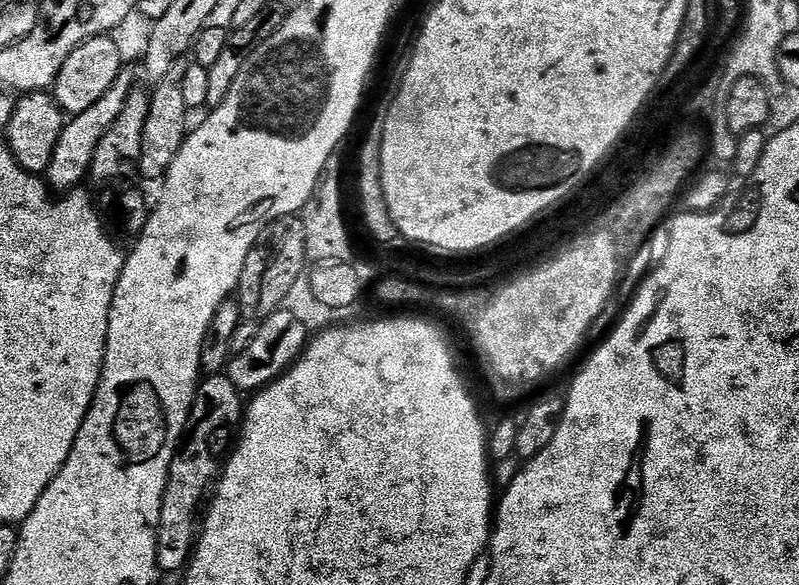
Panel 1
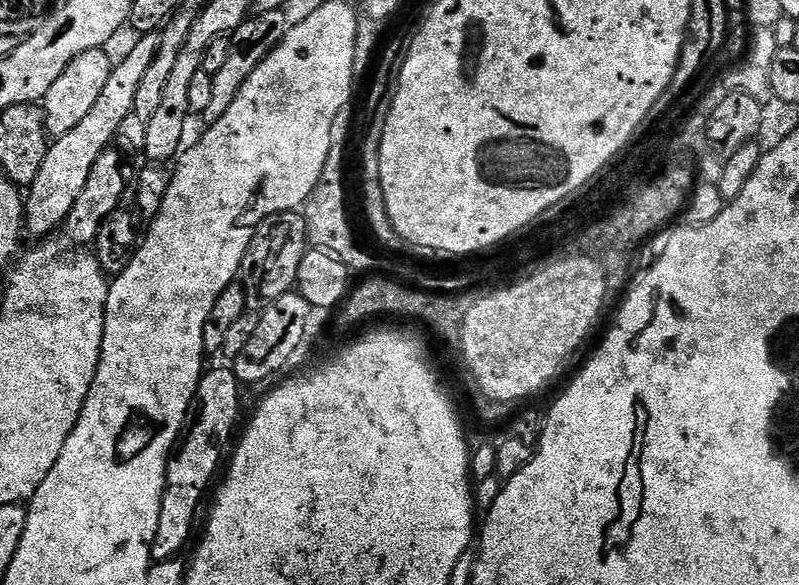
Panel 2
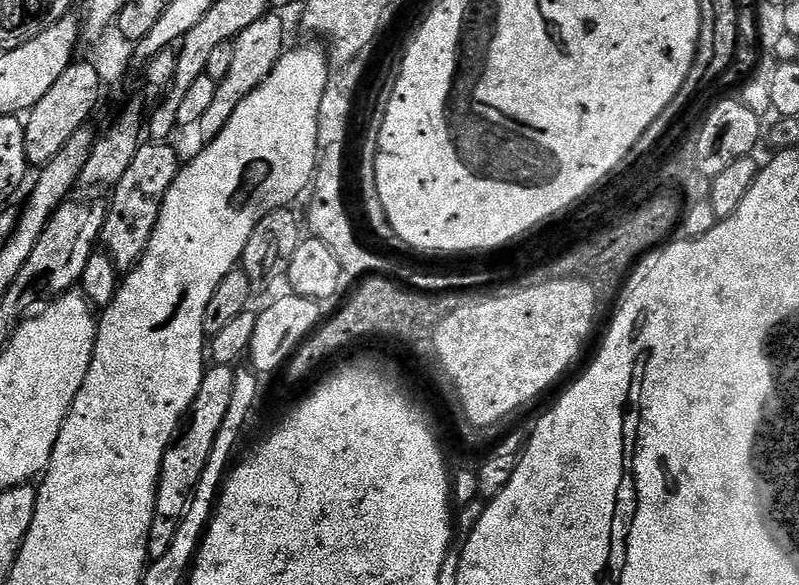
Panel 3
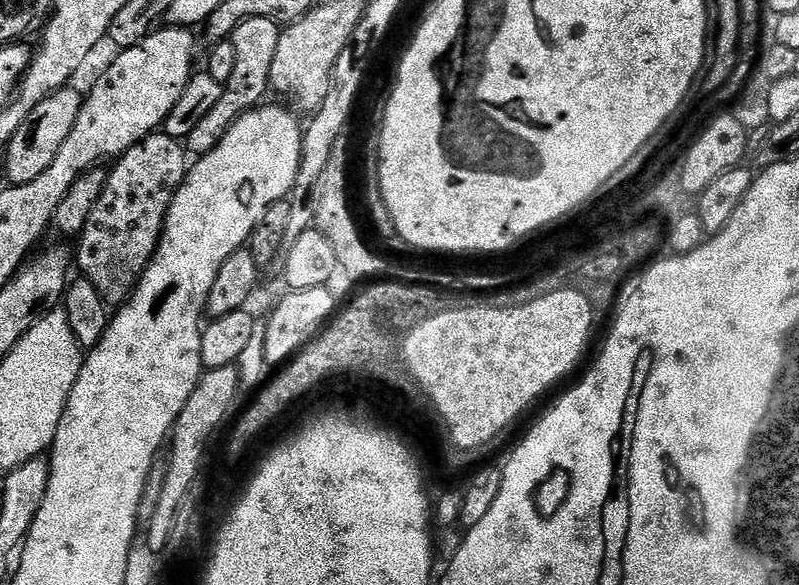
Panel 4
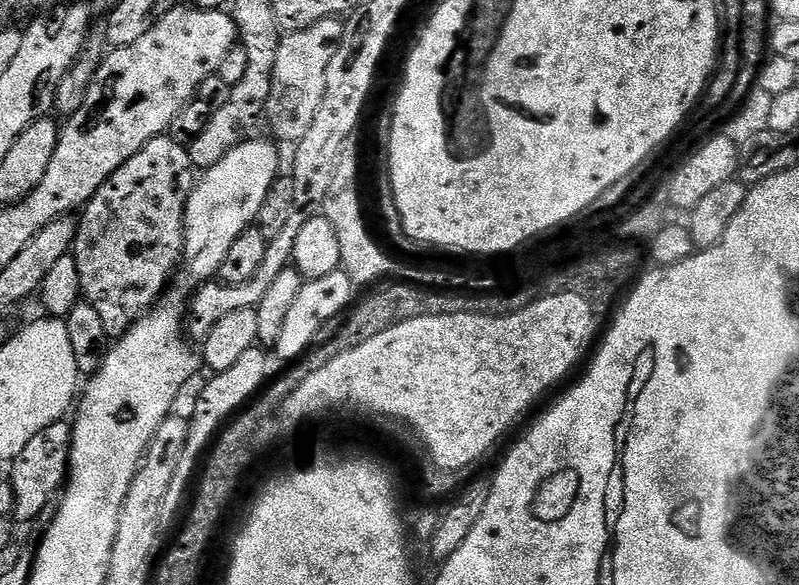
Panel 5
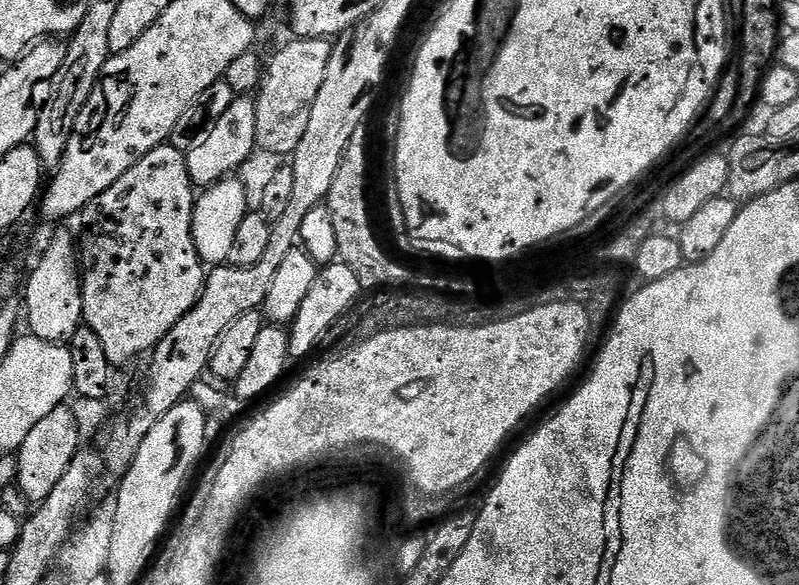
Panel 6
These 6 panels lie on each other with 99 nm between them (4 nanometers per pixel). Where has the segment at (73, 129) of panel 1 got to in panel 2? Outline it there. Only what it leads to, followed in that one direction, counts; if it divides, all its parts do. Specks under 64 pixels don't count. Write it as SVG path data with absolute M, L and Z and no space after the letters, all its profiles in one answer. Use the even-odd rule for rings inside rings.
M146 32L137 39L136 45L127 57L112 66L110 78L102 95L94 101L90 114L74 126L74 130L55 137L49 143L46 158L42 158L42 166L35 176L34 182L27 185L24 196L24 222L23 231L32 236L48 236L52 231L59 229L64 219L78 202L78 194L82 194L86 186L86 178L90 178L90 170L94 162L98 162L98 154L113 143L114 137L119 133L122 118L130 114L130 106L134 106L134 98L138 95L138 86L142 83L143 76L154 62L154 54L158 52L160 38L157 33Z

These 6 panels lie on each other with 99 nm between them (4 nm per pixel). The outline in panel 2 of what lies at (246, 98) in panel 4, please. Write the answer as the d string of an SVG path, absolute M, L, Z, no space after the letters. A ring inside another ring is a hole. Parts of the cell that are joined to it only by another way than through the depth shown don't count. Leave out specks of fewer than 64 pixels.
M270 10L270 14L252 14L248 19L238 26L238 30L230 36L230 55L226 58L226 63L222 65L222 70L212 76L214 82L214 95L210 97L210 102L206 110L202 113L202 120L205 125L218 122L230 106L234 106L234 98L238 98L238 90L246 86L246 78L258 70L258 66L274 49L286 38L290 27L289 13L285 10Z

